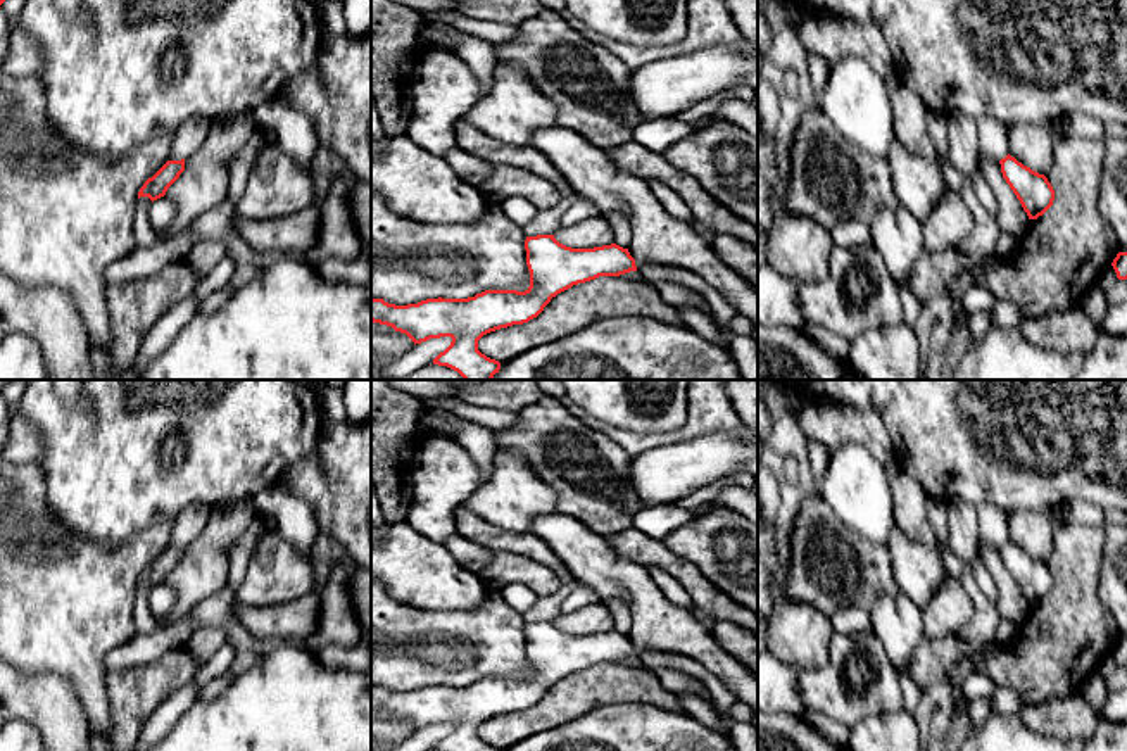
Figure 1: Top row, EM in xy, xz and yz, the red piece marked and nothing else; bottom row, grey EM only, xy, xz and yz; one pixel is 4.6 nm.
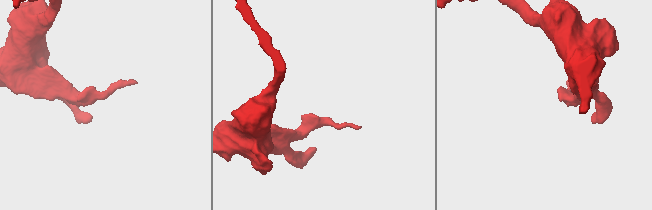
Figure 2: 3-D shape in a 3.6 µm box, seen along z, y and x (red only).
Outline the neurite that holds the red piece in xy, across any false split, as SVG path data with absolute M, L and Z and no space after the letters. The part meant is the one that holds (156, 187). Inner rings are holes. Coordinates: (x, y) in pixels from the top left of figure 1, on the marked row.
M185 159L167 161L152 178L148 178L138 192L140 197L148 197L152 202L164 197L167 188L185 171Z

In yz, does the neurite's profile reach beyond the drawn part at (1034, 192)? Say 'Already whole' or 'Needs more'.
Already whole

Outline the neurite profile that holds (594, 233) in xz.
M604 214L589 223L573 223L559 228L554 238L571 249L594 249L614 243L614 233L606 223Z

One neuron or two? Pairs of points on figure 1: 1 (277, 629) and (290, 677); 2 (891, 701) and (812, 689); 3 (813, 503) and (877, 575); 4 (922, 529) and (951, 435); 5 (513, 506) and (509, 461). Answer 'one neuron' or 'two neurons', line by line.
1: two neurons
2: one neuron
3: one neuron
4: two neurons
5: one neuron

